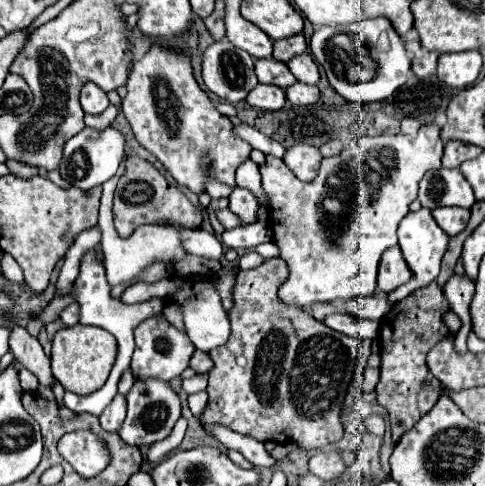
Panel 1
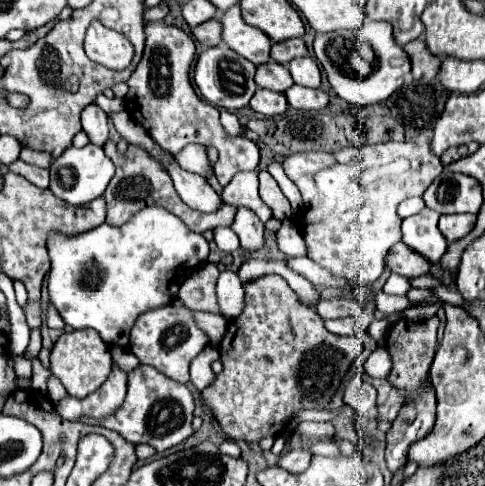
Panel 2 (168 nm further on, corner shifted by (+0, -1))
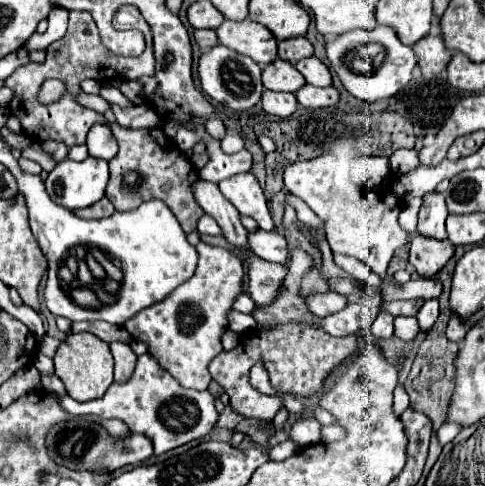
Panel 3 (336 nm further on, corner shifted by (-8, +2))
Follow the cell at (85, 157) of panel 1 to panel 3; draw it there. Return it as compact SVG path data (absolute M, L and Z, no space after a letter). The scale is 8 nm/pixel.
M86 157L84 161L64 159L46 179L46 191L52 201L66 209L80 209L94 205L104 197L110 179L108 161Z

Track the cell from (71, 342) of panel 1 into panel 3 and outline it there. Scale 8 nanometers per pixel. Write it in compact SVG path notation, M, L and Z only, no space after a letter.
M70 333L54 355L54 367L56 375L64 381L68 395L76 401L92 401L96 397L102 397L112 385L114 359L110 347L106 341L98 339L92 333Z

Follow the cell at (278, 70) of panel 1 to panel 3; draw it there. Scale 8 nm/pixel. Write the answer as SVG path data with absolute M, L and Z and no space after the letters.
M276 59L276 61L272 61L270 65L264 67L262 83L264 83L266 89L272 89L272 91L296 93L306 81L292 63L288 63L284 59Z

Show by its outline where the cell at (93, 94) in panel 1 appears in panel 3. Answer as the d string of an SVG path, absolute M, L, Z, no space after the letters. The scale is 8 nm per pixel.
M96 123L90 127L88 131L88 151L92 157L100 157L100 159L106 159L110 161L114 155L116 155L116 139L110 131L110 125L108 123Z

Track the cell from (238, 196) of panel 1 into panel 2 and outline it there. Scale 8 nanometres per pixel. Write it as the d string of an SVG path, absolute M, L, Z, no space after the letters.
M238 208L232 230L238 234L242 250L256 252L264 246L264 224L248 208Z

